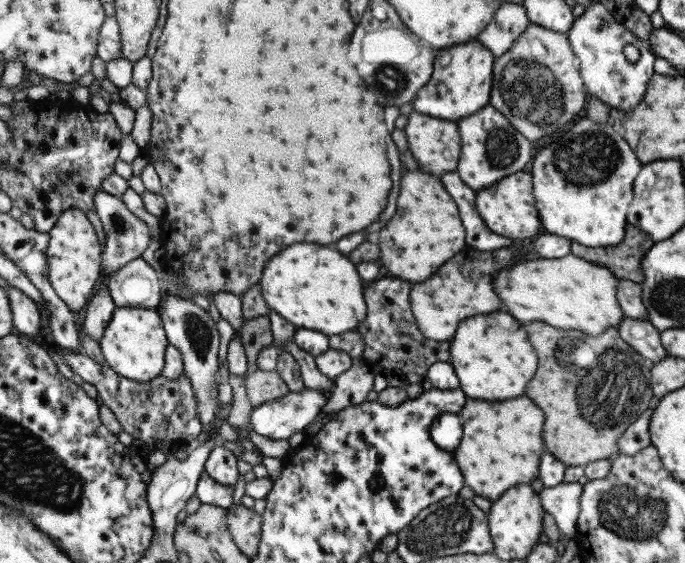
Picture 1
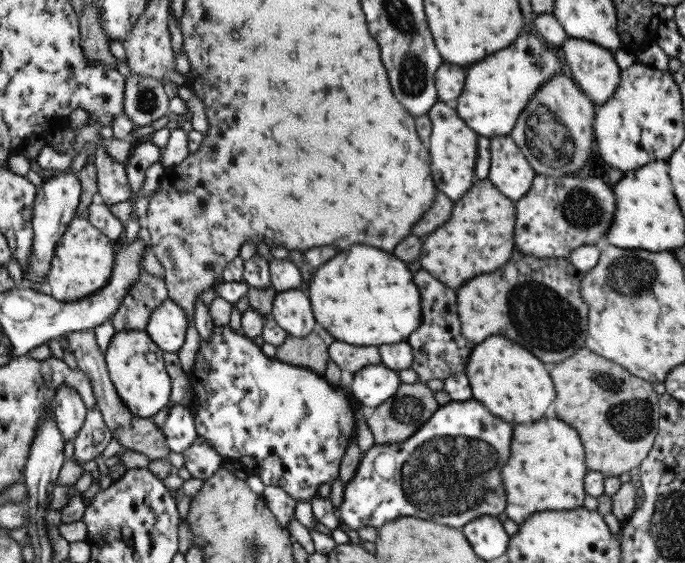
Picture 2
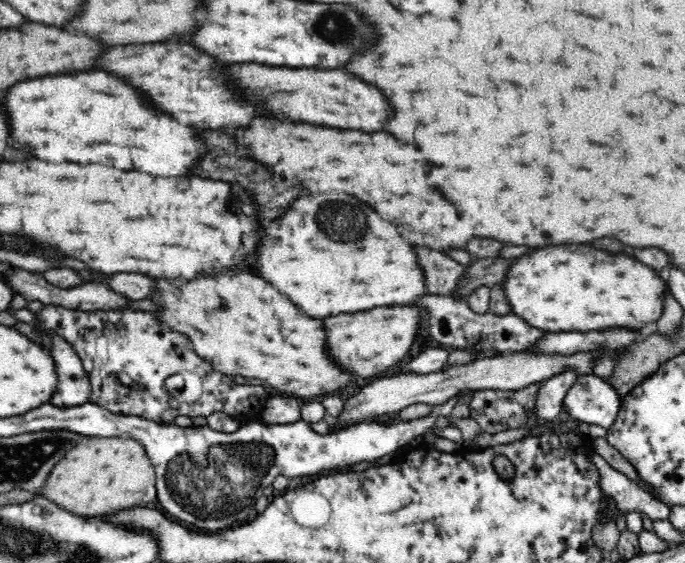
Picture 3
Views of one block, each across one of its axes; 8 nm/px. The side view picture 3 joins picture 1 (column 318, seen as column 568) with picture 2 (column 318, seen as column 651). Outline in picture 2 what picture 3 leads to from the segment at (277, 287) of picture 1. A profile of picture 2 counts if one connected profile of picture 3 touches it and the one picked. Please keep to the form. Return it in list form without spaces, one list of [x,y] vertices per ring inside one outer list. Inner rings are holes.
[[[351,246],[317,268],[307,294],[311,296],[319,326],[335,336],[337,342],[349,342],[353,346],[375,348],[379,344],[405,342],[407,334],[419,322],[419,292],[411,282],[411,272],[403,260],[371,246]]]

